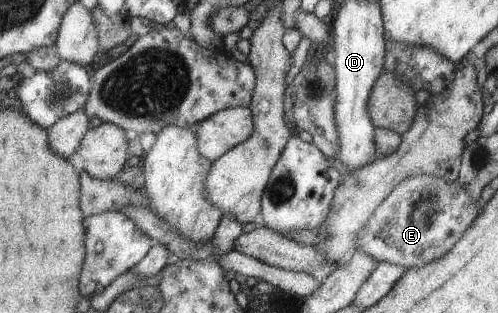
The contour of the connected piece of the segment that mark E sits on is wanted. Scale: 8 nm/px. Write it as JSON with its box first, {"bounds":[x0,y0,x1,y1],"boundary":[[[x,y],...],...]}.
{"bounds":[355,175,482,267],"boundary":[[[416,175],[398,183],[389,195],[377,206],[376,211],[369,218],[369,223],[357,232],[355,250],[362,249],[366,254],[373,256],[377,262],[386,261],[403,266],[421,267],[431,260],[444,255],[462,234],[470,228],[473,220],[480,214],[482,203],[474,201],[469,193],[455,181],[451,183],[432,175]]]}

